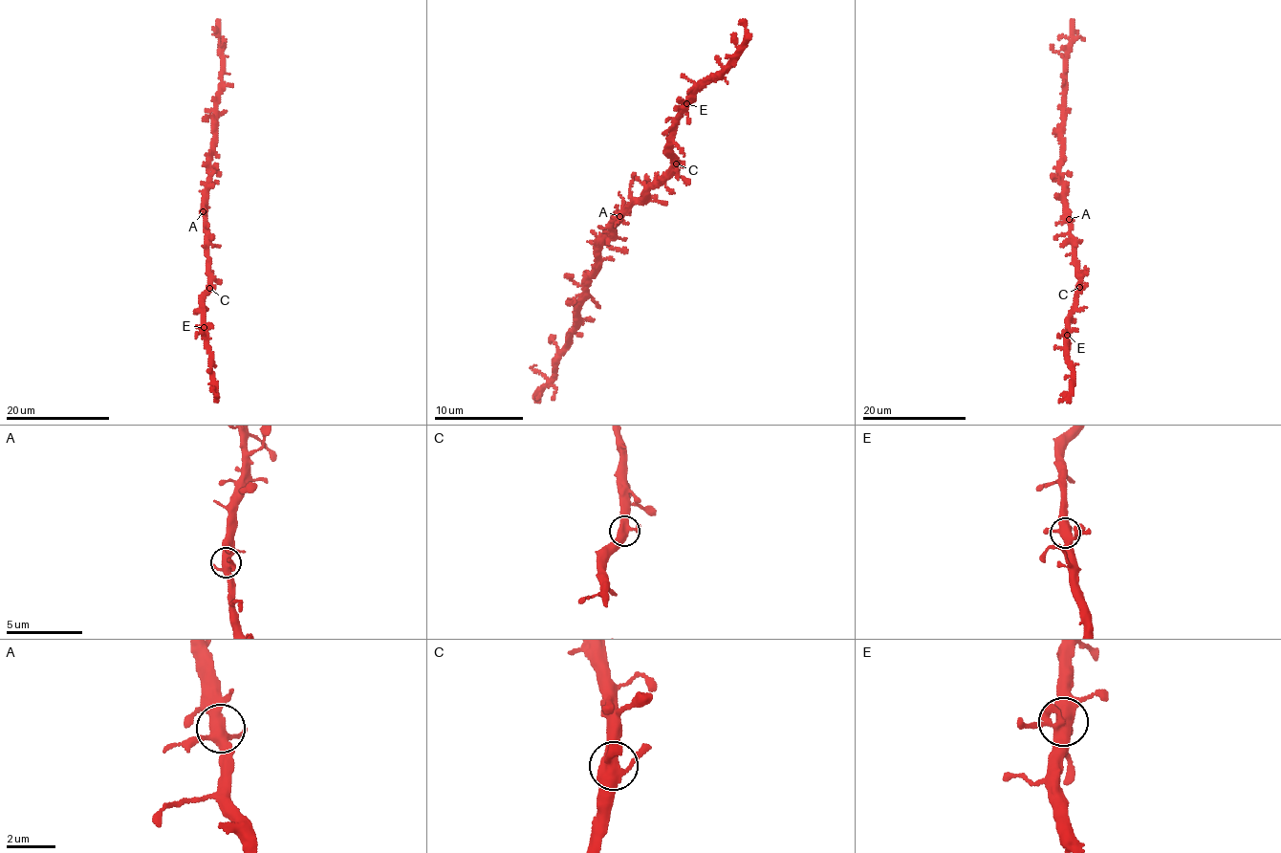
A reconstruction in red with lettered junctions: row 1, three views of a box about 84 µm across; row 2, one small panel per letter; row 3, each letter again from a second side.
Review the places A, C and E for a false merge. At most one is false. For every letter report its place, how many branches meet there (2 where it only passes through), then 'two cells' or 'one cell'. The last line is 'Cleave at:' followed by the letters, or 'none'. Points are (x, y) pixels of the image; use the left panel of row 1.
A: at (203, 211); 4 branches meet; one cell
C: at (209, 288); 4 branches meet; one cell
E: at (204, 327); 4 branches meet; one cell
Cleave at: none

